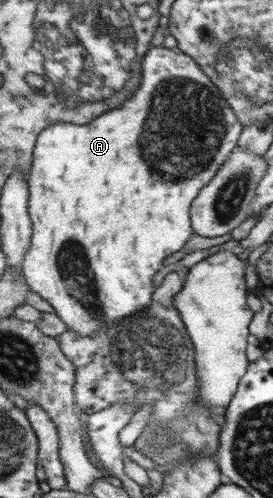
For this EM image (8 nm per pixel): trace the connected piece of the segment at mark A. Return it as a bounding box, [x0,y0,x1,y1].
[22,46,242,336]

